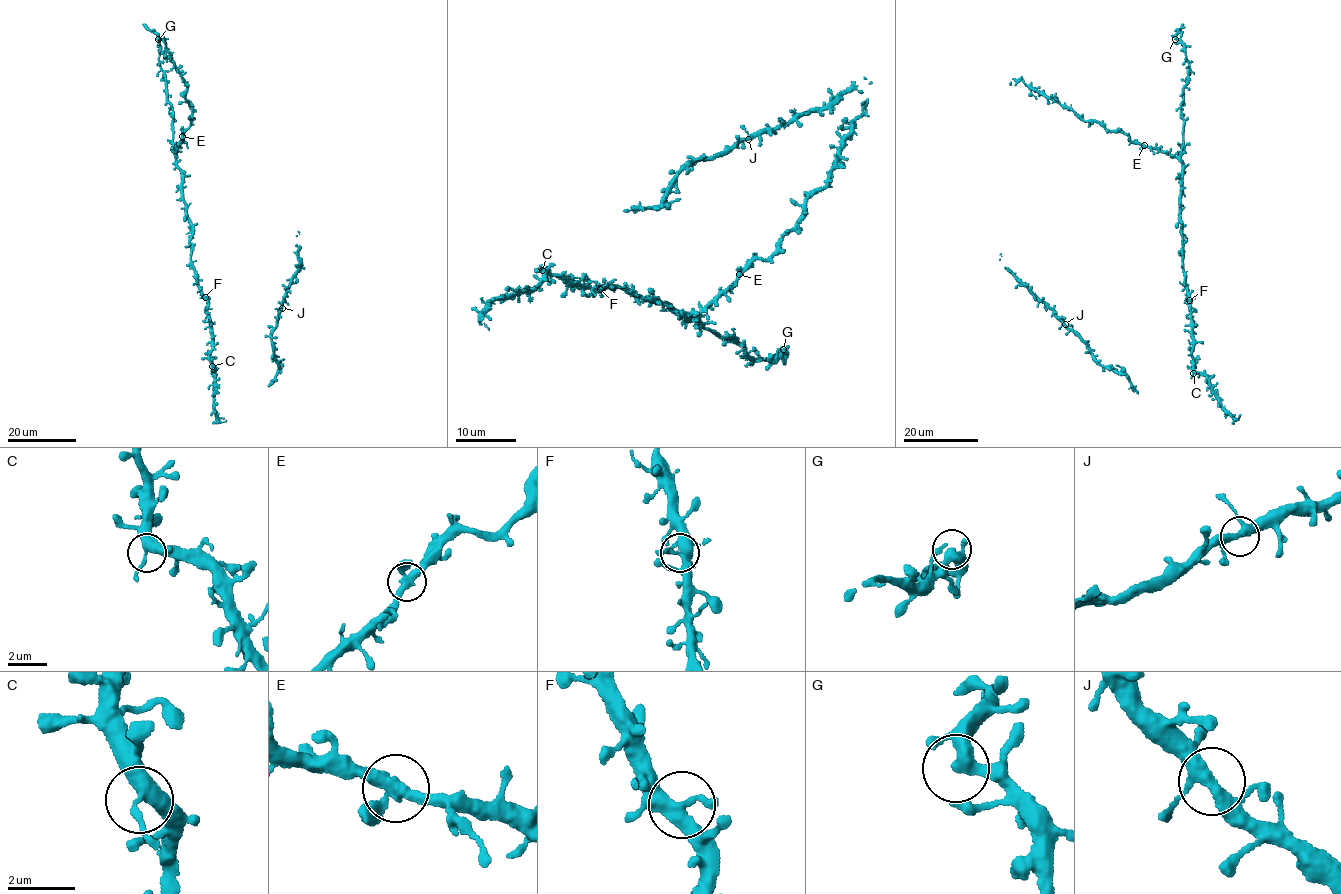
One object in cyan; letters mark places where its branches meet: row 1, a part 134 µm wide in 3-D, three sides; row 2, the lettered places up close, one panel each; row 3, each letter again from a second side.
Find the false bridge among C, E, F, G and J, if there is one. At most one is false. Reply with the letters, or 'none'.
none

